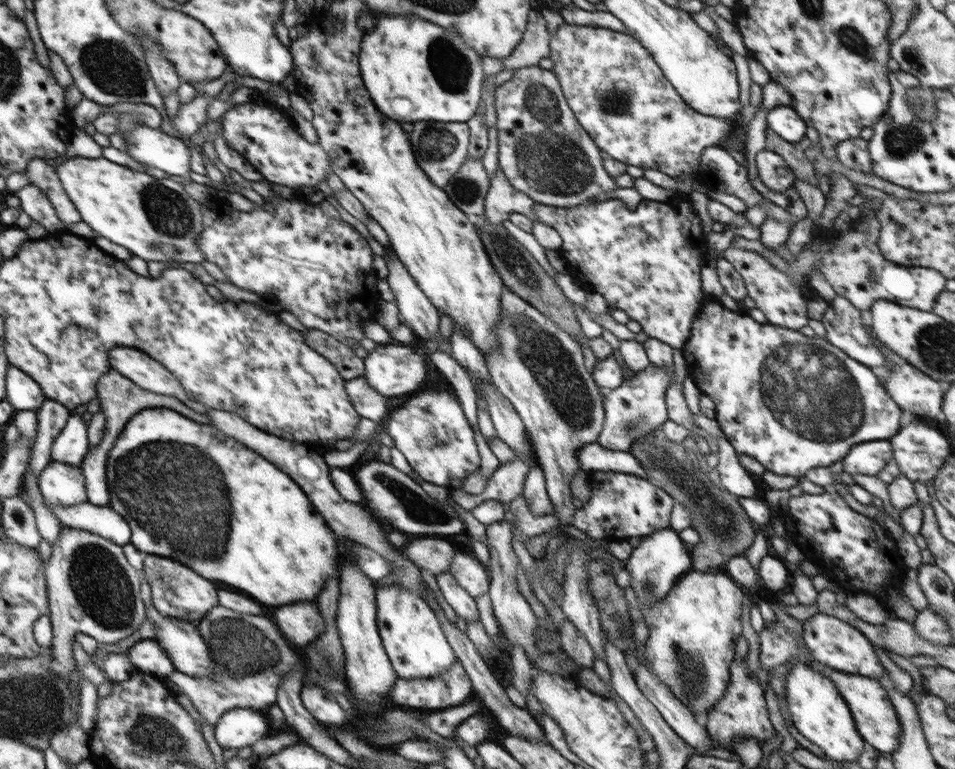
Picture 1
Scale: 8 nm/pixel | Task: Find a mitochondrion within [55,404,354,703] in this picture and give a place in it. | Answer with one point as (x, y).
(195, 514)

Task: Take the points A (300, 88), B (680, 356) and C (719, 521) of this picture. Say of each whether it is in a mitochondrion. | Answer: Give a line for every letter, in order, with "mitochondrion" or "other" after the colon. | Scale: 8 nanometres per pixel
A: other
B: other
C: mitochondrion

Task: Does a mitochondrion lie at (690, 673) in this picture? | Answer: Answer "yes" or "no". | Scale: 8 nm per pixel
yes

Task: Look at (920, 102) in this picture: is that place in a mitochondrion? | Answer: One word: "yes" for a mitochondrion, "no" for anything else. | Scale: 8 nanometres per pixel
yes

